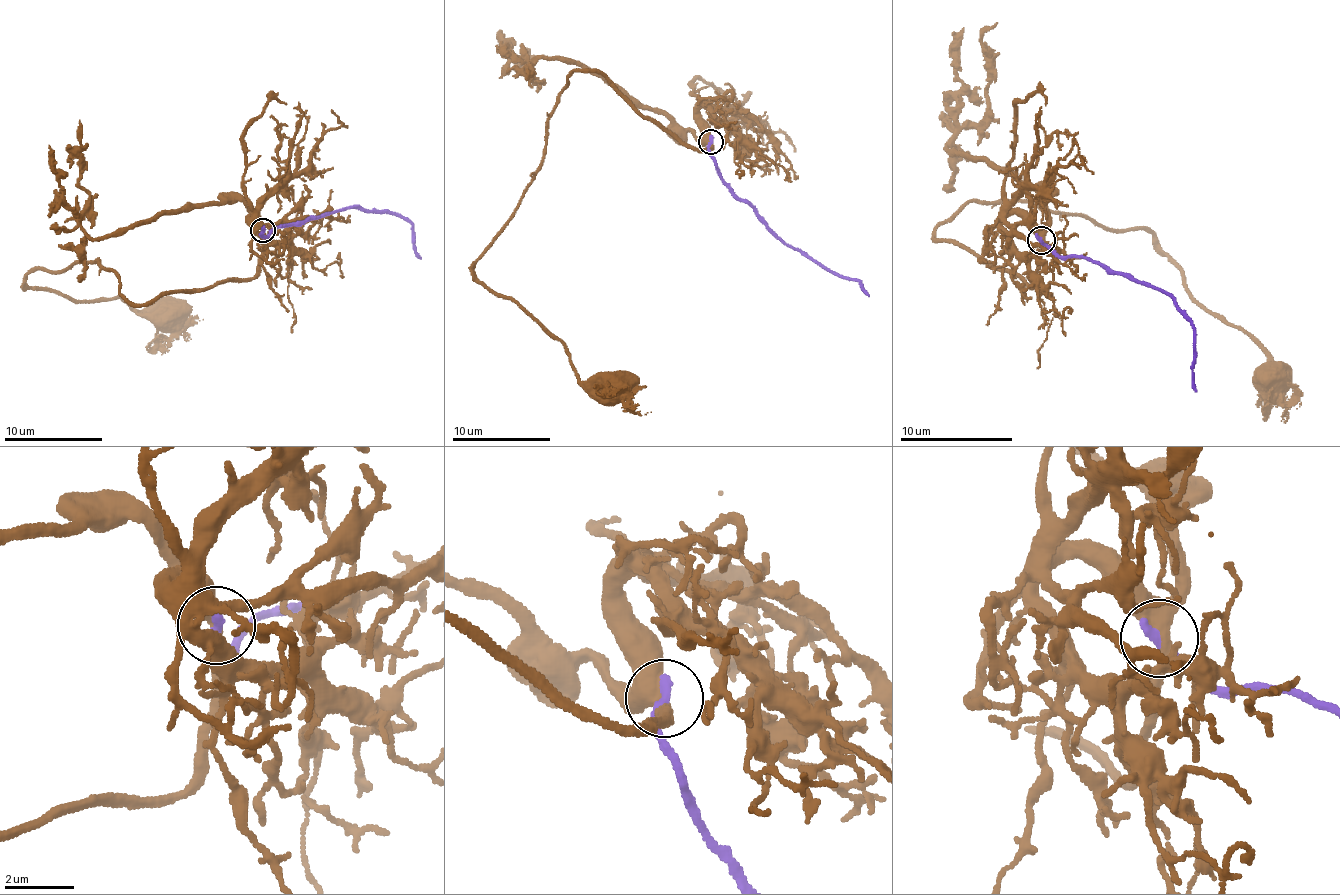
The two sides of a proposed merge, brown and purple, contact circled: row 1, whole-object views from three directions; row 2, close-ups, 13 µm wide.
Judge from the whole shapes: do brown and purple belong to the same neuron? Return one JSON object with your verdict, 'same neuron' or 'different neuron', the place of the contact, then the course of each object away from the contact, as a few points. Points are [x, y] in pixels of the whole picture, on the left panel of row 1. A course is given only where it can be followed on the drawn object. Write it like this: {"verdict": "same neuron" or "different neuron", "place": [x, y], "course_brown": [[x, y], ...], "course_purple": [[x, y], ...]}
{"verdict": "different neuron", "place": [263, 230], "course_brown": [[262, 229], [252, 278], [150, 302], [130, 303], [98, 257], [25, 281], [167, 313]], "course_purple": [[262, 229], [269, 237], [272, 229], [355, 206], [402, 215], [411, 224], [414, 252], [421, 257]]}

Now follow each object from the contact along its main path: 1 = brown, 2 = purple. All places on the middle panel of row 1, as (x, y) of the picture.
1: (710, 142), (678, 143), (598, 73), (578, 70), (524, 196), (473, 269), (563, 345), (588, 387), (615, 391)
2: (710, 142), (720, 178), (779, 237), (859, 281), (869, 296)

